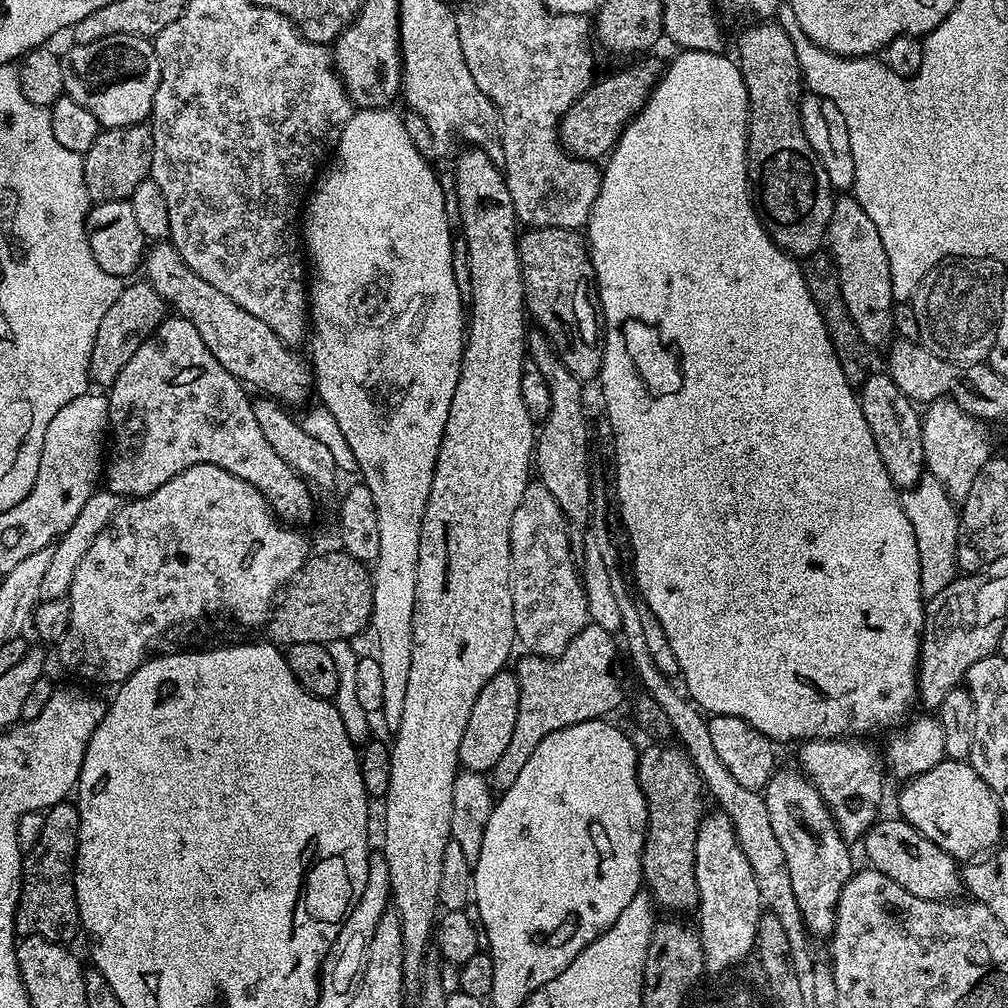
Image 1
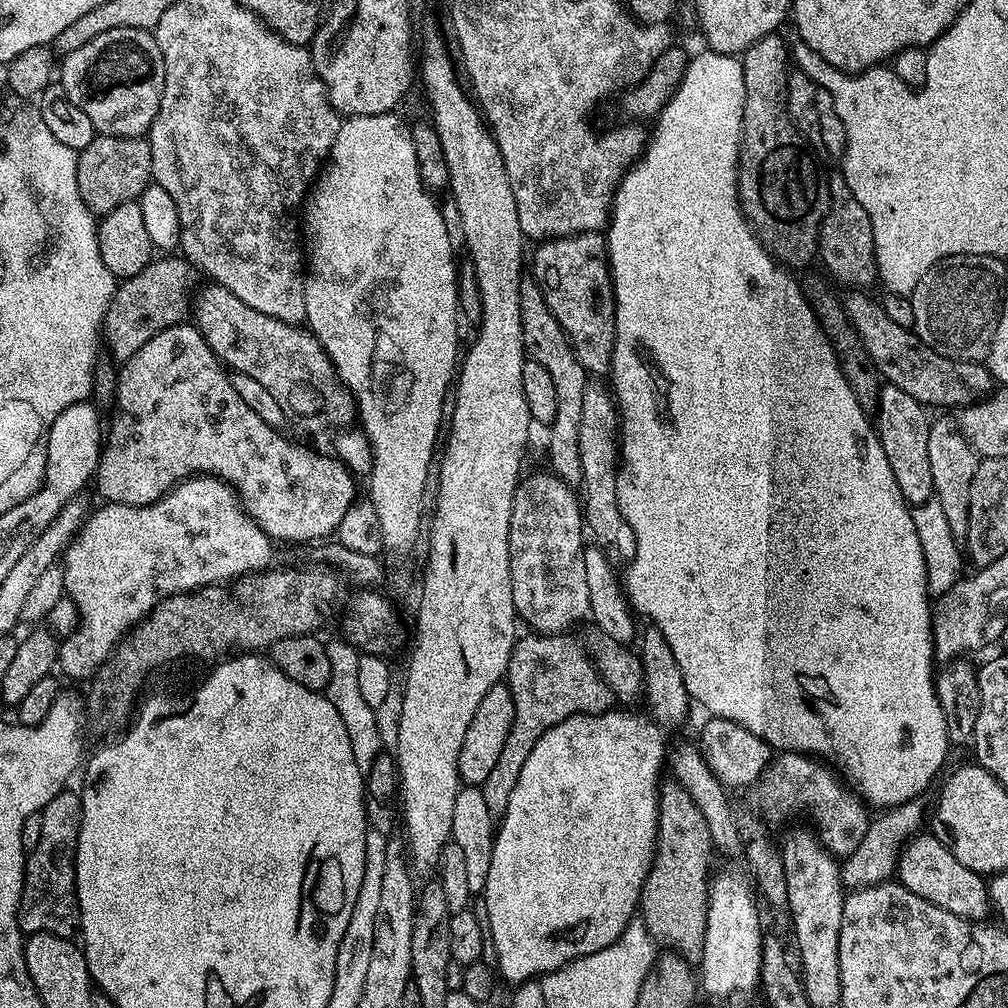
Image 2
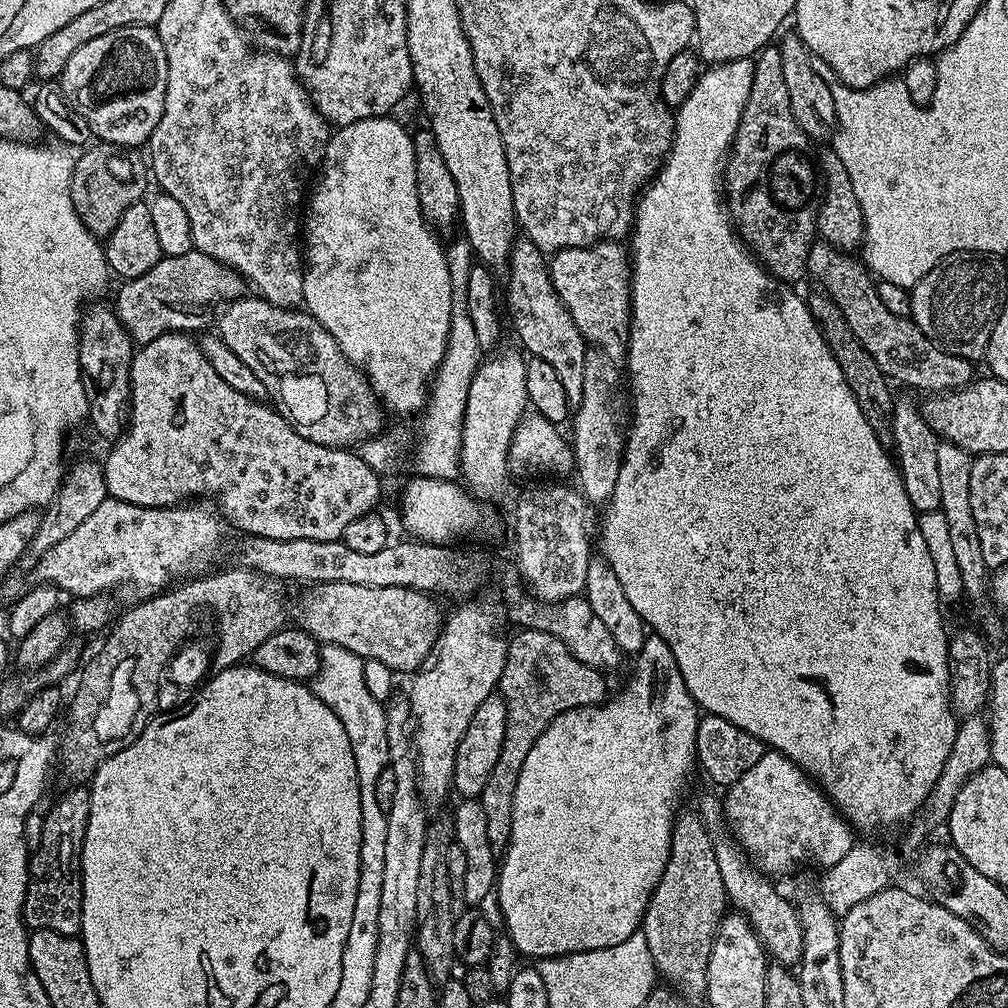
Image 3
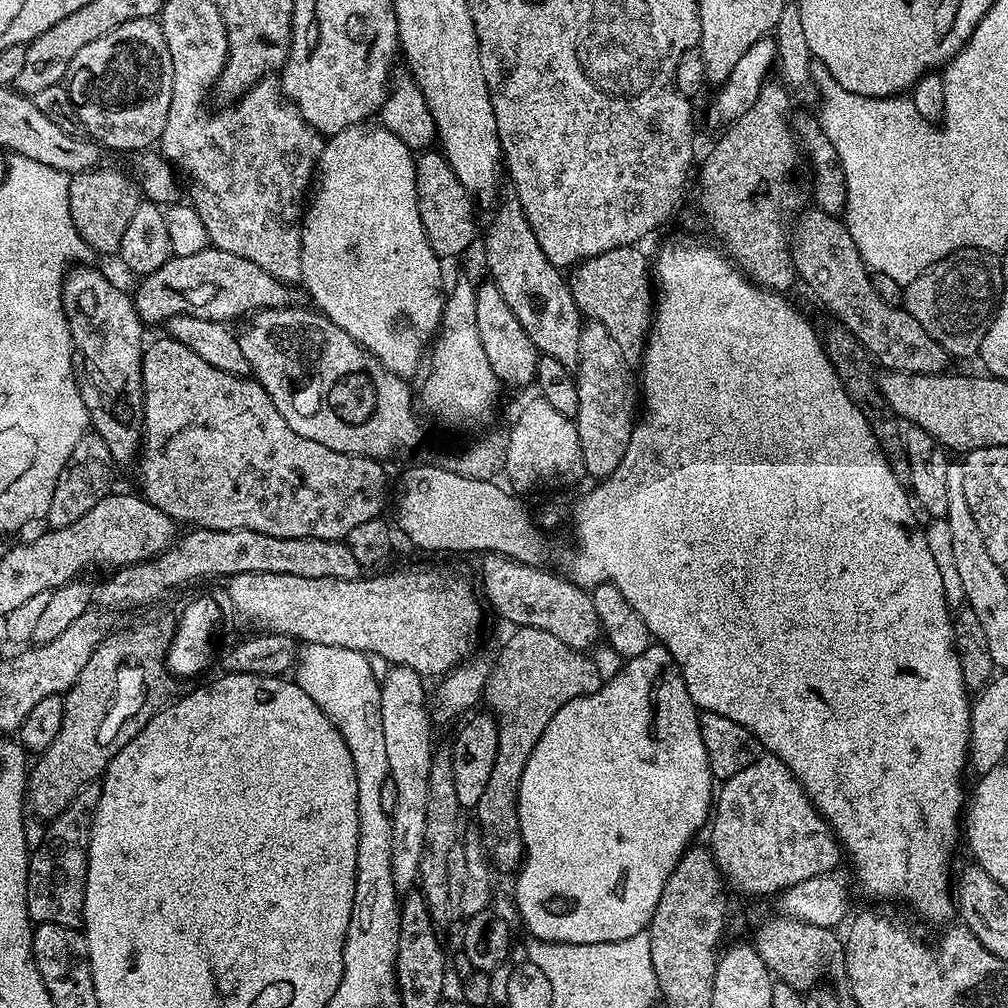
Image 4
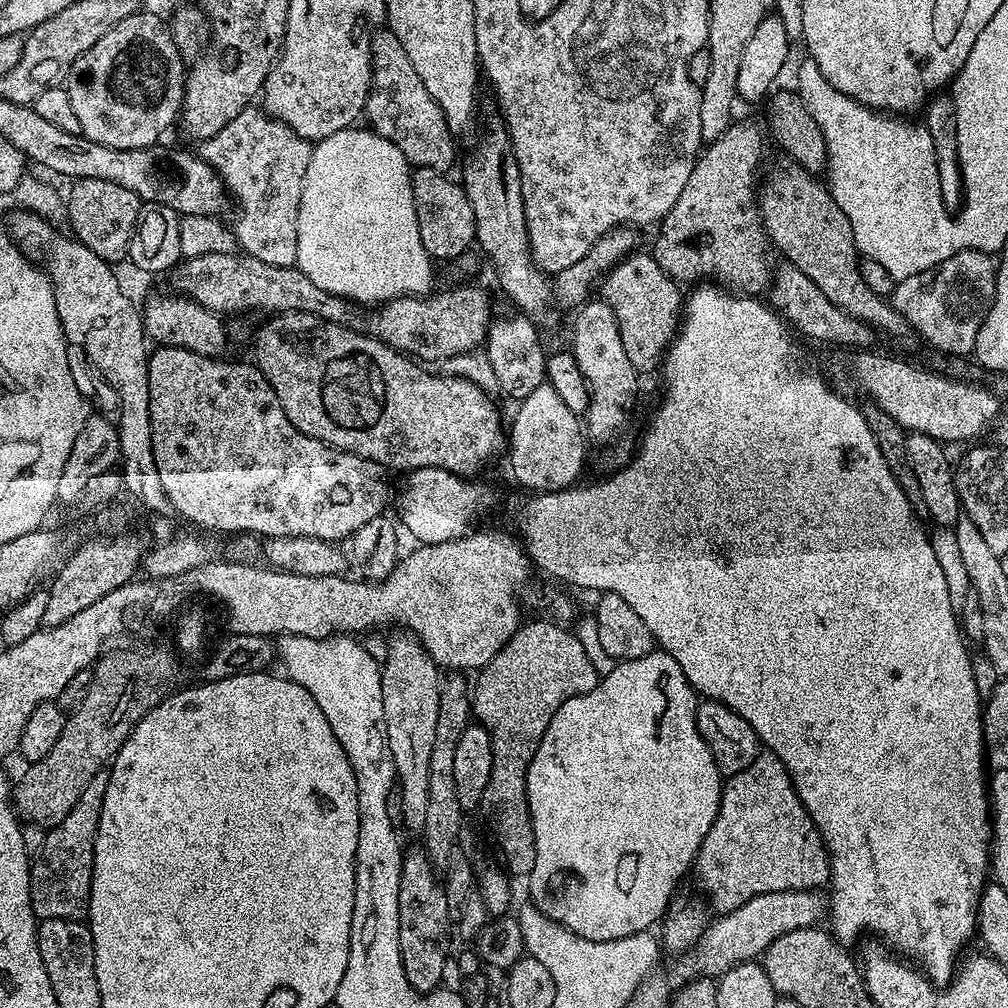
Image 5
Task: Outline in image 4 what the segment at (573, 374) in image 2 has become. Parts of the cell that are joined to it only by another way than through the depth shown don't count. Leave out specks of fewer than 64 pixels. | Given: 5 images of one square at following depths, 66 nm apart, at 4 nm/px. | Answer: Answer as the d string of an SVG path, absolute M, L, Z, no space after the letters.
M508 194L508 197L504 201L502 200L495 205L496 213L493 214L488 229L485 232L483 229L482 232L484 260L488 263L489 274L487 275L502 292L507 305L513 310L514 318L518 318L518 322L522 322L522 330L526 330L526 334L530 334L530 340L534 342L537 352L550 358L558 358L558 362L562 362L570 370L575 369L579 358L578 346L582 317L572 297L572 291L568 289L565 273L561 269L555 268L550 262L550 258L546 258L542 246L538 246L538 238L534 234L530 222L524 217L520 199L515 194Z

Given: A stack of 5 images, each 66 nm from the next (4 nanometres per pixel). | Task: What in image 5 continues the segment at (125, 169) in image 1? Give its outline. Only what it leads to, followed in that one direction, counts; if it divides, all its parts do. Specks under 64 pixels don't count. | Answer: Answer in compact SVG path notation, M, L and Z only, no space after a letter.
M102 178L78 180L71 186L73 188L69 190L68 196L66 192L66 212L68 208L68 224L72 227L71 235L83 242L90 250L94 250L94 254L98 254L98 258L102 258L107 264L116 266L119 265L119 260L127 261L128 247L132 241L132 235L136 233L136 224L140 221L142 211L140 197L135 192L126 190L126 186L118 186L118 182L106 182Z

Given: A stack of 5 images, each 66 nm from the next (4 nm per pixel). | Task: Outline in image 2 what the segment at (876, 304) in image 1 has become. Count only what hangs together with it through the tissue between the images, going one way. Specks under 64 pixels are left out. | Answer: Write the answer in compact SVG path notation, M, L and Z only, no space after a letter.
M836 172L828 181L828 208L823 216L819 232L818 256L823 260L826 269L835 276L852 285L854 288L867 288L866 286L877 281L876 252L874 251L873 227L870 214L863 209L854 192L850 190L843 173Z

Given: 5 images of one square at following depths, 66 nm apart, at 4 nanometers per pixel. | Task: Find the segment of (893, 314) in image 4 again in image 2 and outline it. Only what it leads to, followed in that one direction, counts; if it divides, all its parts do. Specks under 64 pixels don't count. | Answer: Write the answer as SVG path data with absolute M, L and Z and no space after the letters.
M860 290L849 292L849 296L846 296L848 317L853 326L855 326L856 333L862 338L863 344L866 346L867 352L874 361L881 377L887 383L896 385L897 388L905 391L906 394L909 394L916 401L932 408L942 405L961 408L991 395L994 388L994 381L992 373L985 363L972 360L954 360L946 358L945 355L938 354L932 347L926 346L913 329L904 328L891 321L886 315L883 303L876 301L875 304L870 297L863 296L865 293Z

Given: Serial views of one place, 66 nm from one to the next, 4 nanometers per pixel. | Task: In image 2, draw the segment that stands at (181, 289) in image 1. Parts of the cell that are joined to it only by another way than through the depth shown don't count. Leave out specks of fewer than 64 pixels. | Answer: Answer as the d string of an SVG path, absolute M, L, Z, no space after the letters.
M220 284L205 285L194 296L194 323L210 350L233 373L249 375L266 386L287 419L308 432L347 429L357 419L352 393L336 376L326 350L307 327L270 318L246 306L242 298L234 298Z

